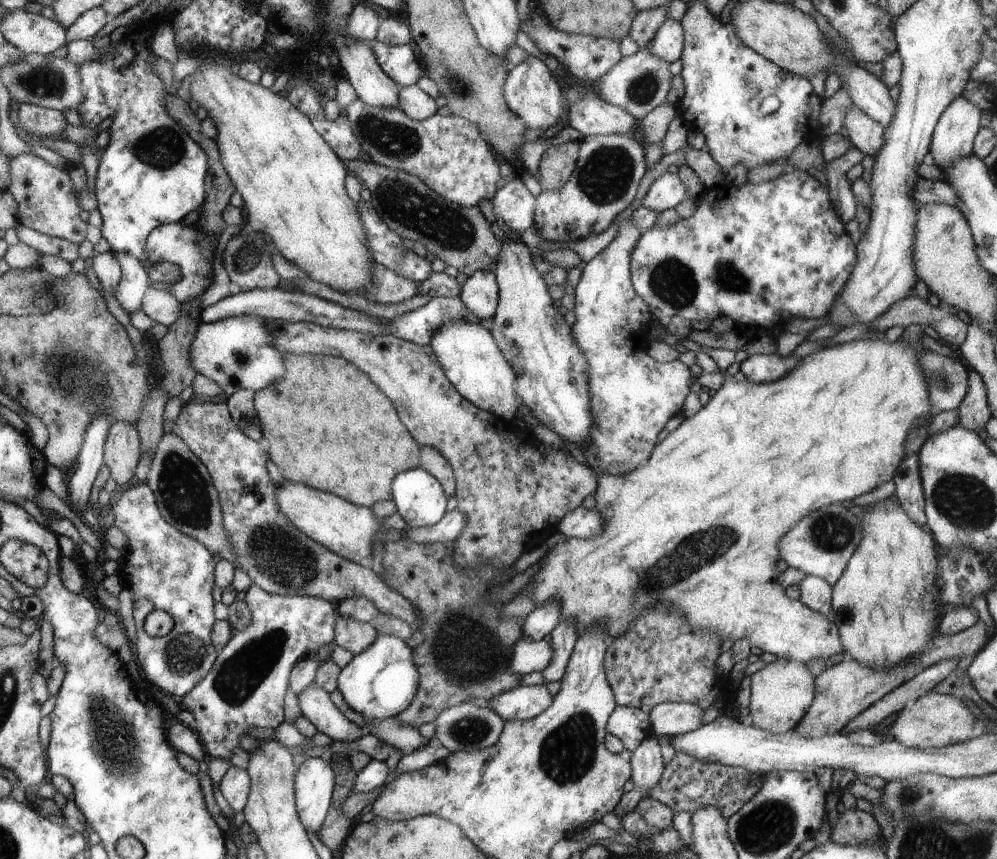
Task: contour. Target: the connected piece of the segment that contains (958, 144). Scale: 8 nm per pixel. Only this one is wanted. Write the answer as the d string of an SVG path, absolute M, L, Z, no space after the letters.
M962 94L944 110L935 128L929 162L940 169L964 156L972 156L976 134L980 132L981 110Z

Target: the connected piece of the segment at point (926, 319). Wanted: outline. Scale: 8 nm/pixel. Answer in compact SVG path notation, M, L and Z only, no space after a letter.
M915 294L907 296L898 302L894 302L882 316L878 319L868 322L868 334L866 338L870 340L876 340L876 338L882 338L885 332L892 328L892 326L900 326L905 328L910 326L910 324L919 324L924 326L930 326L935 330L936 334L939 336L939 341L942 344L949 345L951 348L957 349L967 337L969 321L957 312L948 309L947 307L932 306L932 304L917 298Z

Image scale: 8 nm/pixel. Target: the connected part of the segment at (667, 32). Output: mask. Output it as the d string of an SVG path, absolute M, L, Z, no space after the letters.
M672 18L666 20L666 22L658 28L654 40L646 46L648 52L671 63L681 58L683 48L683 24L680 24L680 21Z

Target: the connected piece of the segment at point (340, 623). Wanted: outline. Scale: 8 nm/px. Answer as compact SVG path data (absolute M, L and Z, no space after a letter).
M338 616L335 622L335 643L352 654L360 654L372 646L378 636L373 623L352 620L348 616Z

